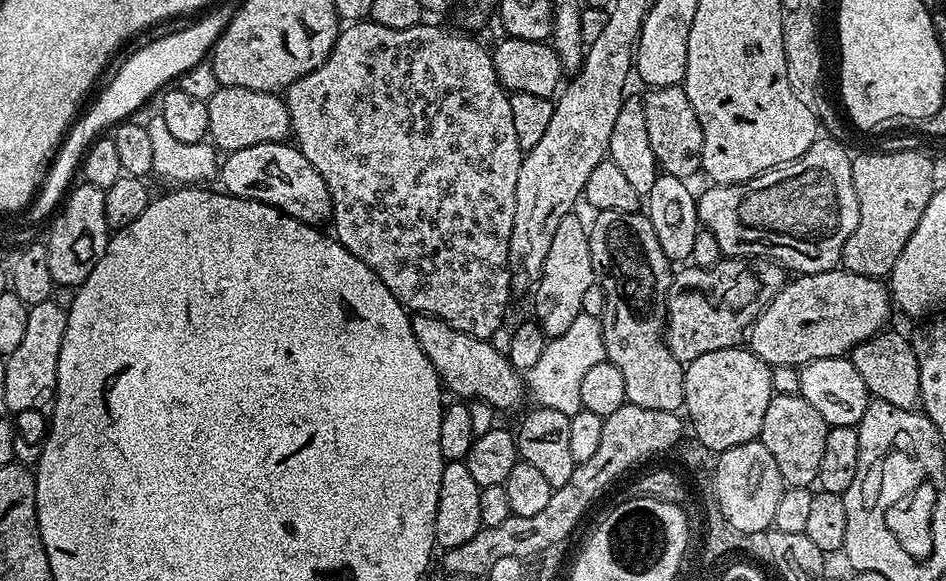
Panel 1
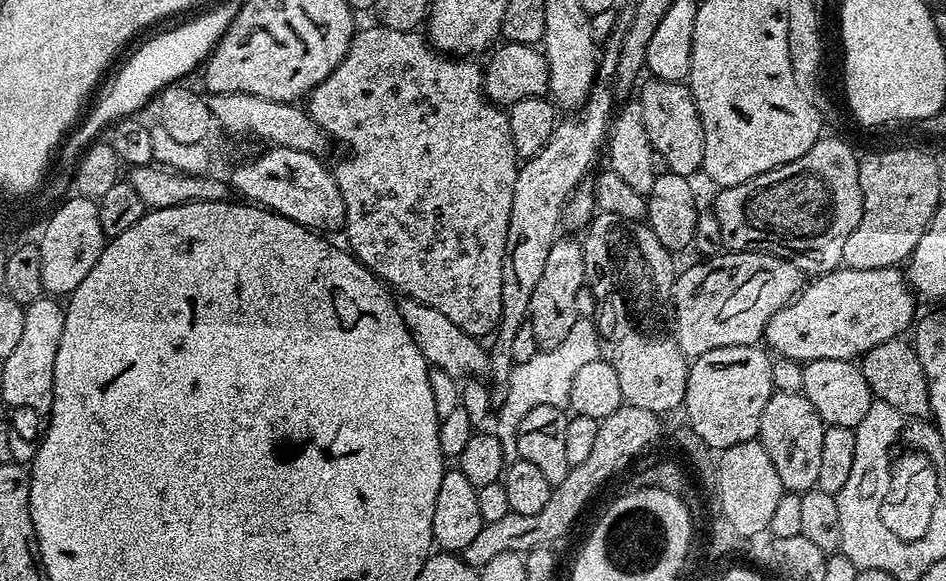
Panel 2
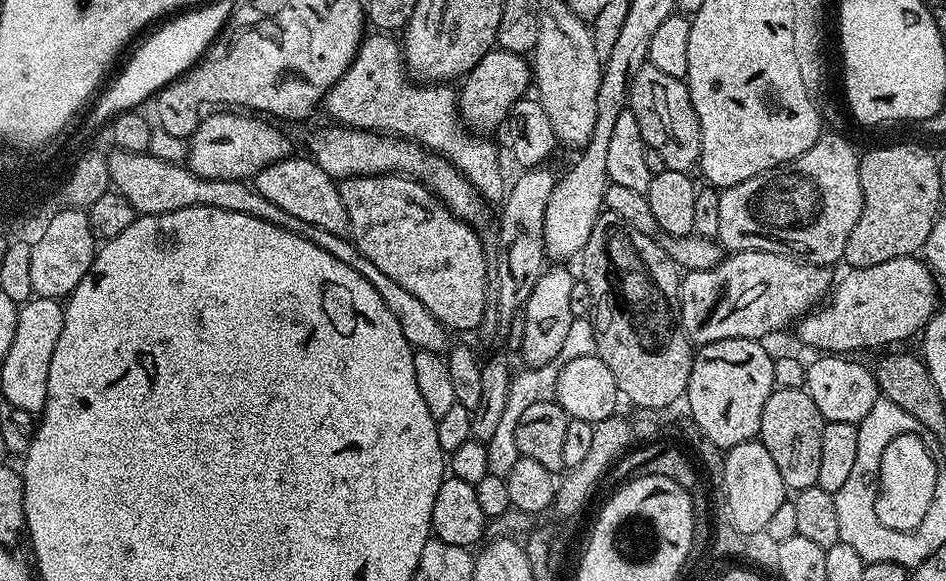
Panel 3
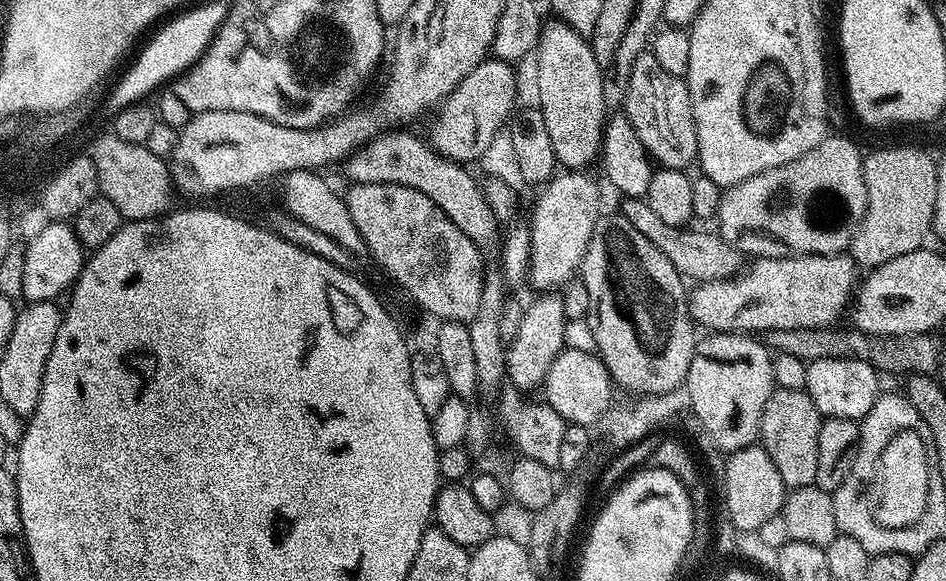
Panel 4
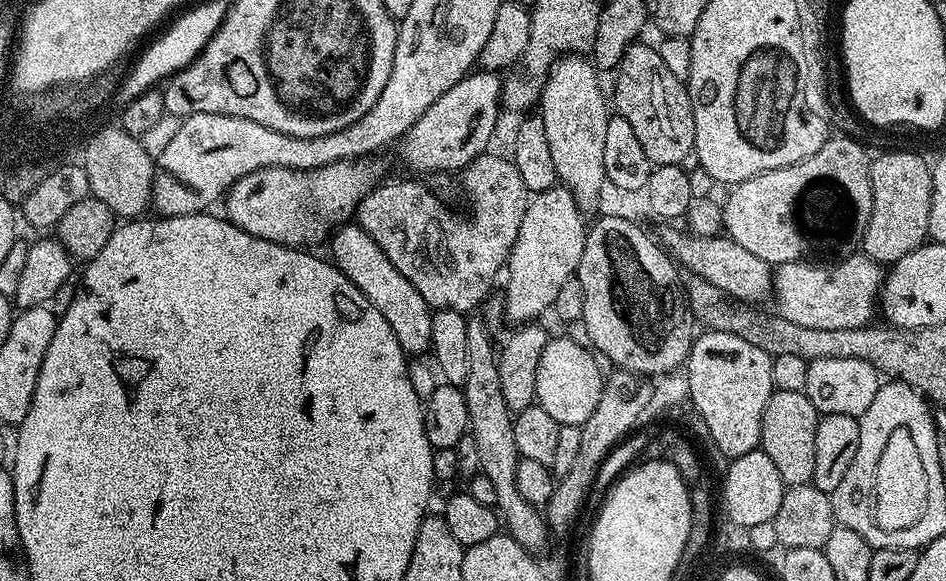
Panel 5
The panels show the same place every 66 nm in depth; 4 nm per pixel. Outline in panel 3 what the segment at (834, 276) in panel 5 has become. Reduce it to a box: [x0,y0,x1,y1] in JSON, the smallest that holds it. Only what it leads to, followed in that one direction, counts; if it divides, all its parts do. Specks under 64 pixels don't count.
[680,252,834,345]

